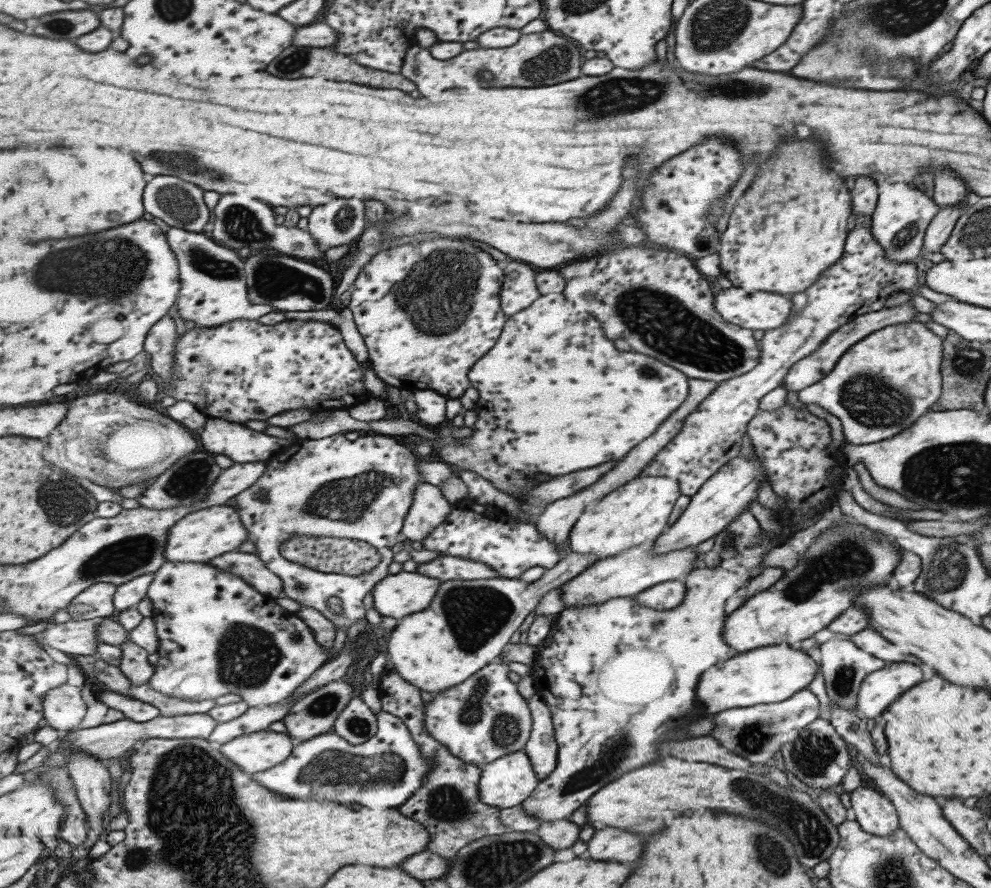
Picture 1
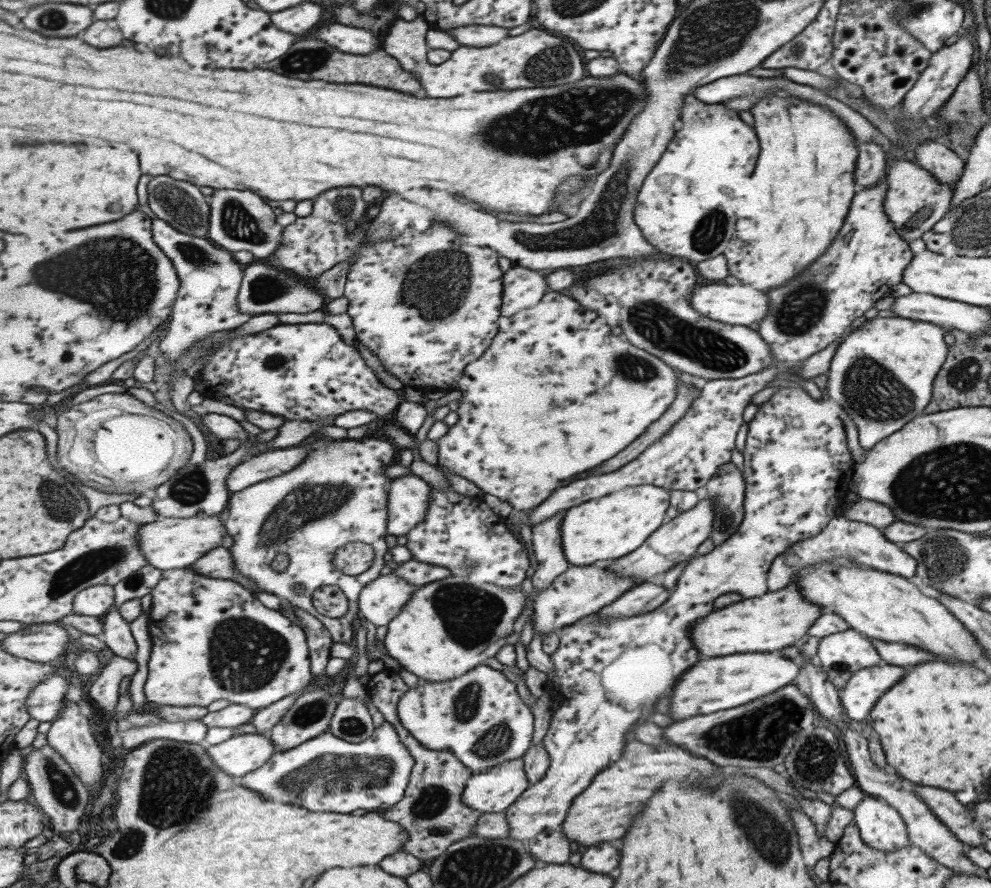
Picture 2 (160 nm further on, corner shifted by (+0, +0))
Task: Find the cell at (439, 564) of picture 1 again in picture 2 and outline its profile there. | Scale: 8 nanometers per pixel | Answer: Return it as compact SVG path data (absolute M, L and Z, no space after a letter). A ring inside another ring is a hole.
M415 558L399 564L391 573L400 576L403 580L408 580L417 587L431 584L432 582L449 579L452 575L450 568L441 565L427 564Z

